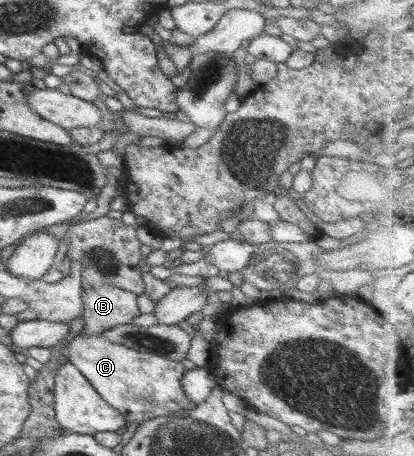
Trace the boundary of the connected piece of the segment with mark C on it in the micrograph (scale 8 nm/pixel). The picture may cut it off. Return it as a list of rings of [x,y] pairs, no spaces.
[[[78,334],[63,344],[72,364],[95,389],[95,392],[115,409],[125,422],[139,424],[150,418],[169,416],[178,410],[191,409],[193,404],[181,390],[181,377],[186,371],[179,361],[149,352],[139,352],[117,345],[100,335]]]

